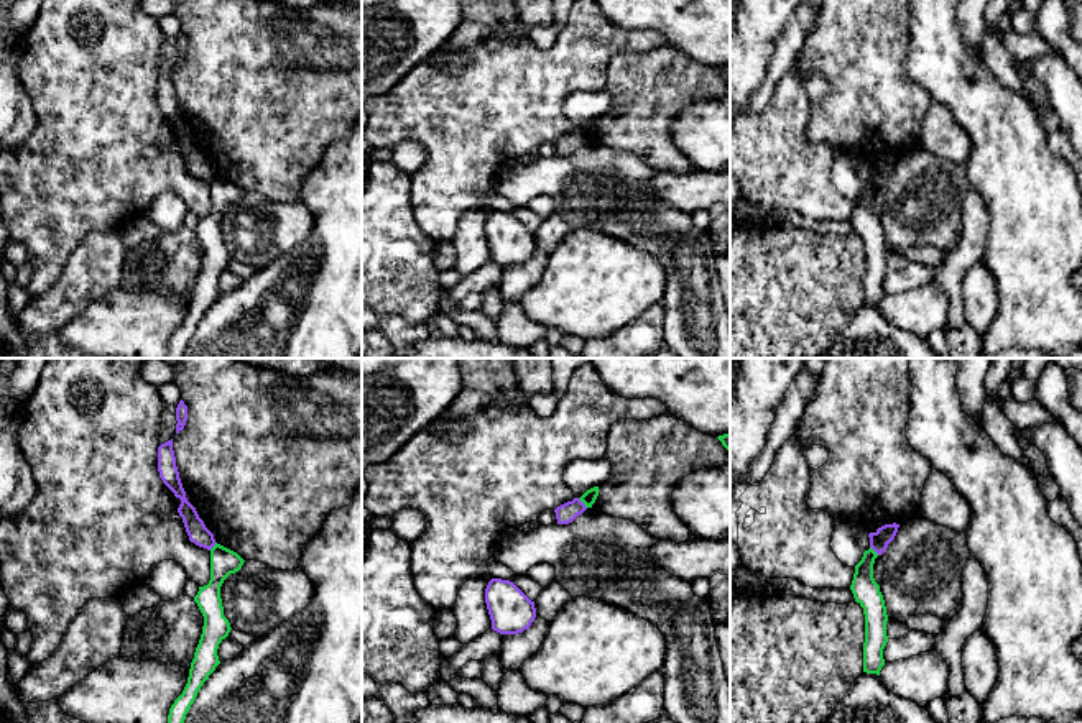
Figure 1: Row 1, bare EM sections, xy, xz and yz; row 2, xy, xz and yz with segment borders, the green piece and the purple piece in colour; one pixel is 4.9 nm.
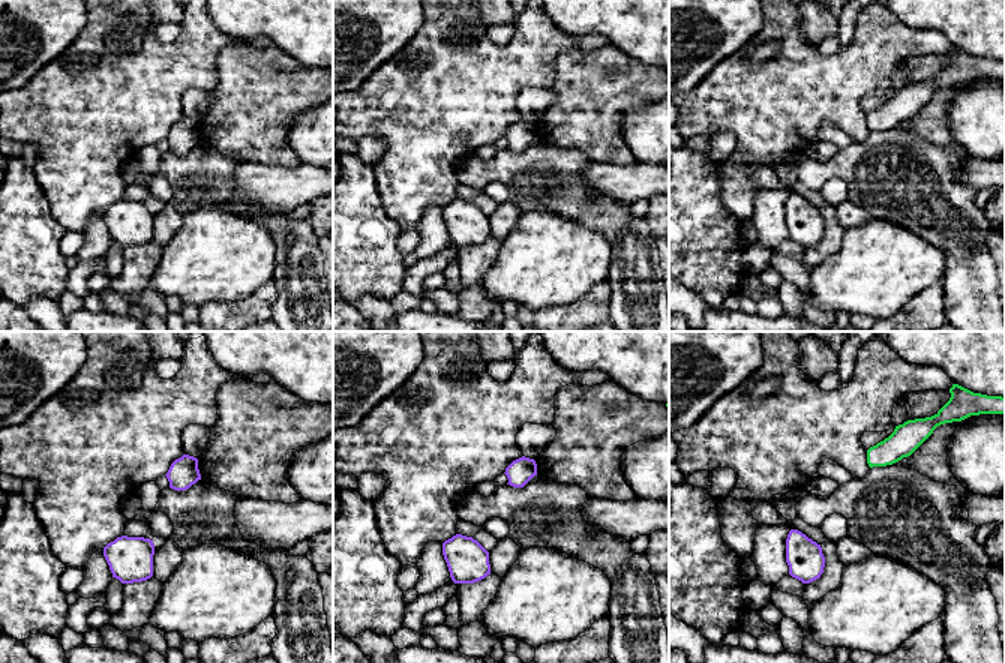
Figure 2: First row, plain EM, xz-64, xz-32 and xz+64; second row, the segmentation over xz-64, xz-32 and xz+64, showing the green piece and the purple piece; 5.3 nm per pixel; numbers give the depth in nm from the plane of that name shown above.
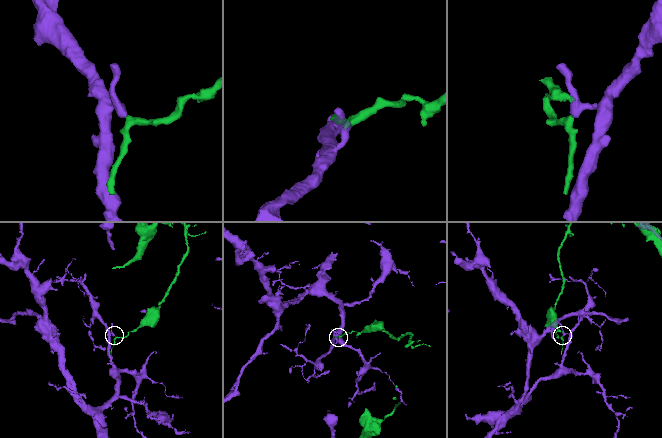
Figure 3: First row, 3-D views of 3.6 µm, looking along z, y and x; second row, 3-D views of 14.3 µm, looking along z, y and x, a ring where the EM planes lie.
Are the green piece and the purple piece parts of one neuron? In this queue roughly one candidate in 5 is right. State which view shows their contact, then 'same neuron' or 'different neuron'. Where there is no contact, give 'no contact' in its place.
meets green in xz; different neuron

